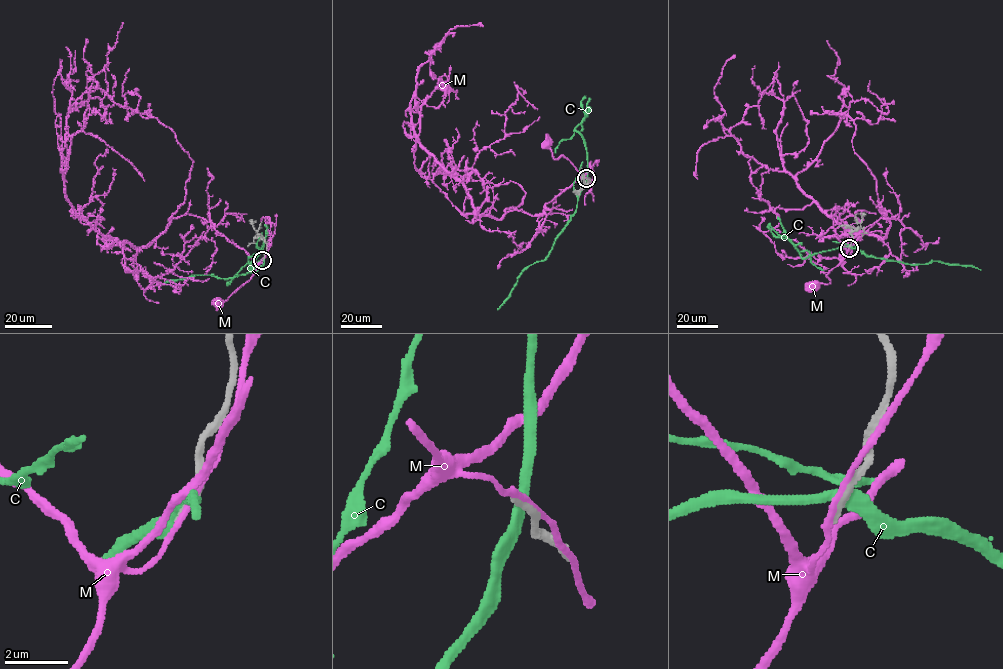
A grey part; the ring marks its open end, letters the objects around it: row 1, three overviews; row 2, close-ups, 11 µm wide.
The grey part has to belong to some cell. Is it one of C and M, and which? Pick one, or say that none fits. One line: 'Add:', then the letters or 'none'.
Add: none

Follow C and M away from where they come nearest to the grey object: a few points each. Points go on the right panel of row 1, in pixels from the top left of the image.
C: (849, 247), (865, 254), (907, 264), (940, 261), (980, 269)
M: (850, 246), (844, 258), (826, 274), (830, 282), (815, 285)

